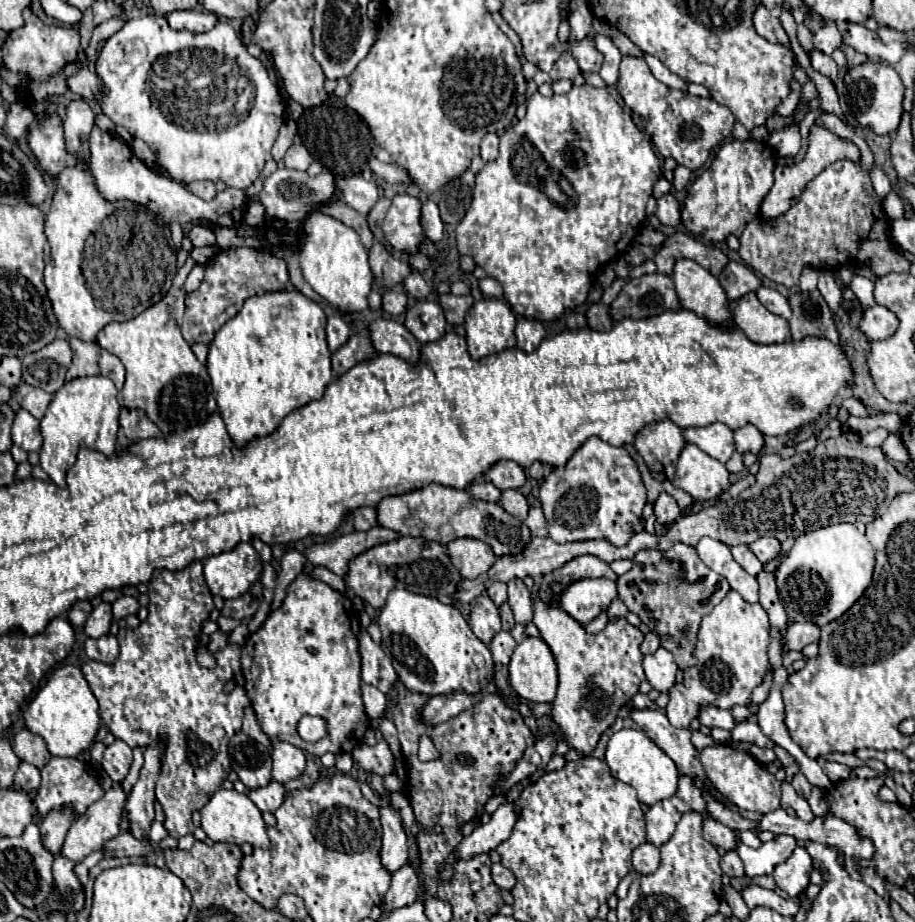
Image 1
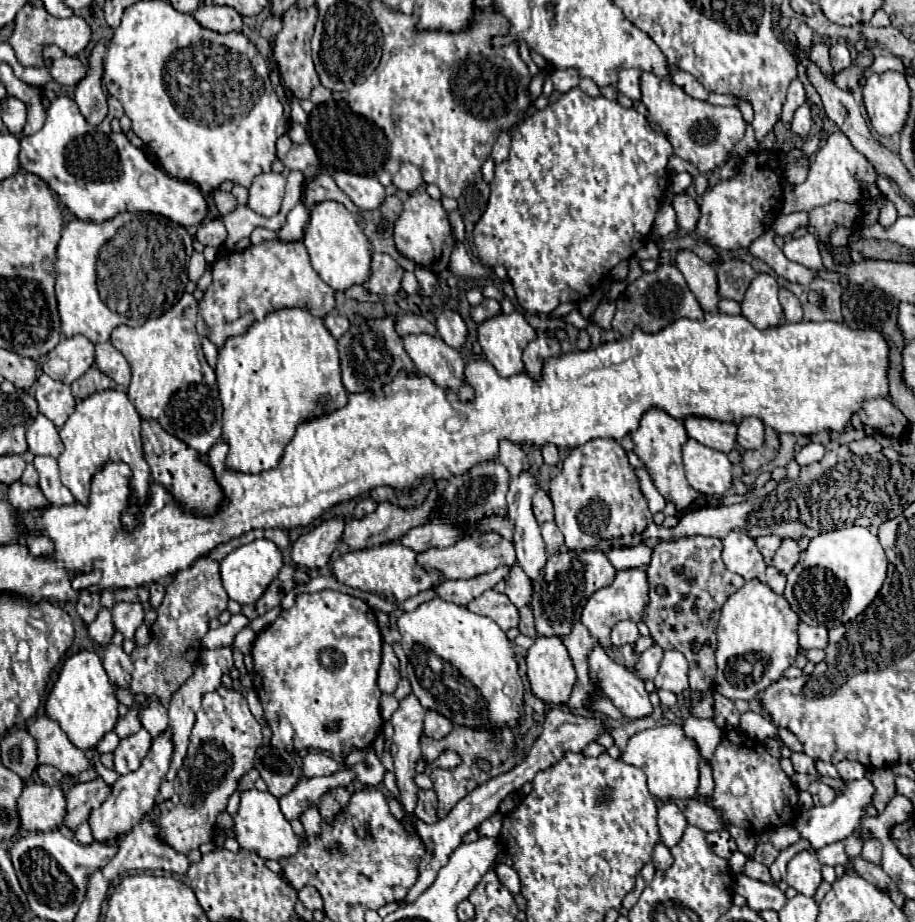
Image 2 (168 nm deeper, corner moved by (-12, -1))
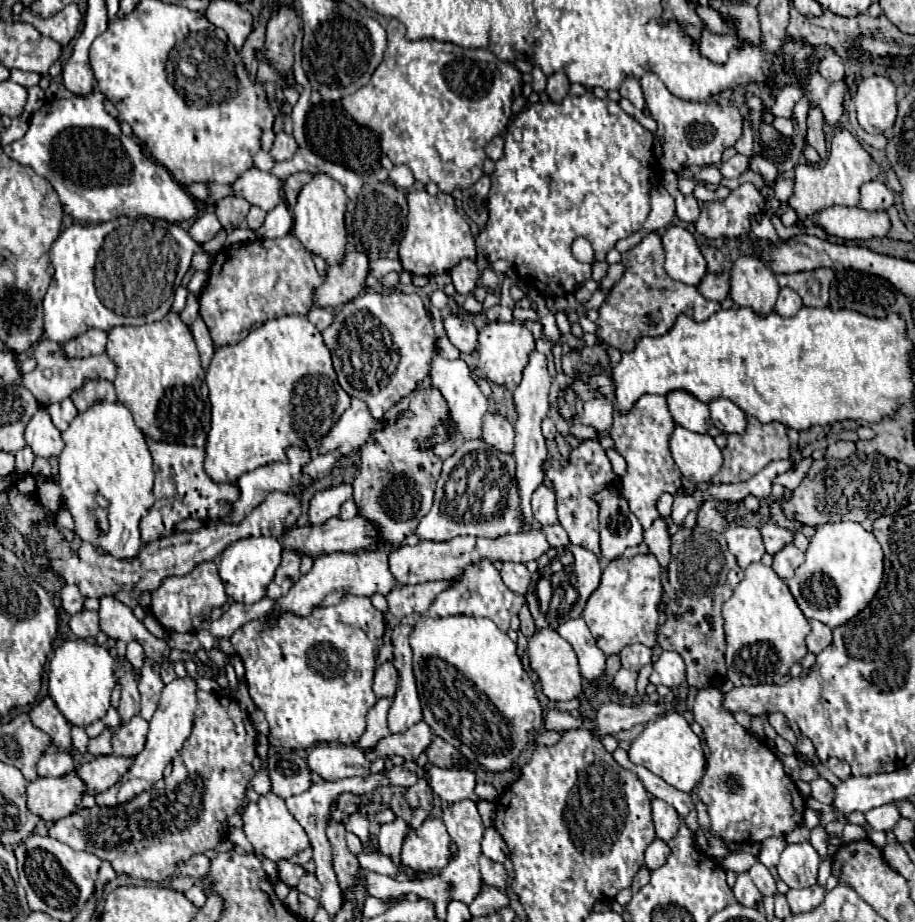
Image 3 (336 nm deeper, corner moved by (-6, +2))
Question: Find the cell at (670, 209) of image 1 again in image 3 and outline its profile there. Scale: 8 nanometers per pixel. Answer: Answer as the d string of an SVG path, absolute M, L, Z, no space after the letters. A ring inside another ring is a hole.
M673 191L671 193L677 201L677 217L685 223L695 223L697 217L699 217L699 205L697 205L697 199L693 195L683 195L681 191Z

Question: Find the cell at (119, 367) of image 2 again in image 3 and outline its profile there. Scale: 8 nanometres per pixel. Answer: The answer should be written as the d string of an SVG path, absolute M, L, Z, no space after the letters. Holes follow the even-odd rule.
M41 339L33 347L33 359L37 361L37 367L31 373L21 375L21 385L27 387L35 395L35 399L39 401L41 407L47 407L51 403L63 401L65 397L71 397L75 391L79 391L83 387L83 383L87 379L107 379L107 381L115 379L115 365L107 357L107 353L95 355L95 357L85 357L85 359L69 359L69 357L65 357L63 347L59 343Z

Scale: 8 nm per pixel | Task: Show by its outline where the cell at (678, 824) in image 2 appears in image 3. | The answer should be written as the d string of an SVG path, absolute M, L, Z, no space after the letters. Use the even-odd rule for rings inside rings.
M653 799L651 807L653 807L653 823L655 823L657 837L663 839L663 841L671 841L677 835L677 829L679 829L677 811L671 805L667 805L665 801L659 801L659 799Z

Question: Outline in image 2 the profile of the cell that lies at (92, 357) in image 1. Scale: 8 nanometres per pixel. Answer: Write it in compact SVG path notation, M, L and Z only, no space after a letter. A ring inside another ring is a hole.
M95 366L89 368L89 372L81 378L81 382L77 382L77 390L75 390L75 396L77 398L83 398L87 396L89 392L95 392L95 390L107 390L107 388L115 388L117 384L105 376L101 370L97 370Z

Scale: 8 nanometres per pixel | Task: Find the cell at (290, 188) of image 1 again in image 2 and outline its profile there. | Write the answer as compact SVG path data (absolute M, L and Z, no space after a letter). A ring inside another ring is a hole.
M267 172L253 180L249 188L249 208L261 216L273 216L281 208L281 200L285 194L285 176Z

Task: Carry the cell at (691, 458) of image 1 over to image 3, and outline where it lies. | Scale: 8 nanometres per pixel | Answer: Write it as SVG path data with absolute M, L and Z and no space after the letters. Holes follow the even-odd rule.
M675 425L669 447L673 461L691 483L711 483L713 475L719 473L723 465L721 449L709 433L693 433L681 425Z

